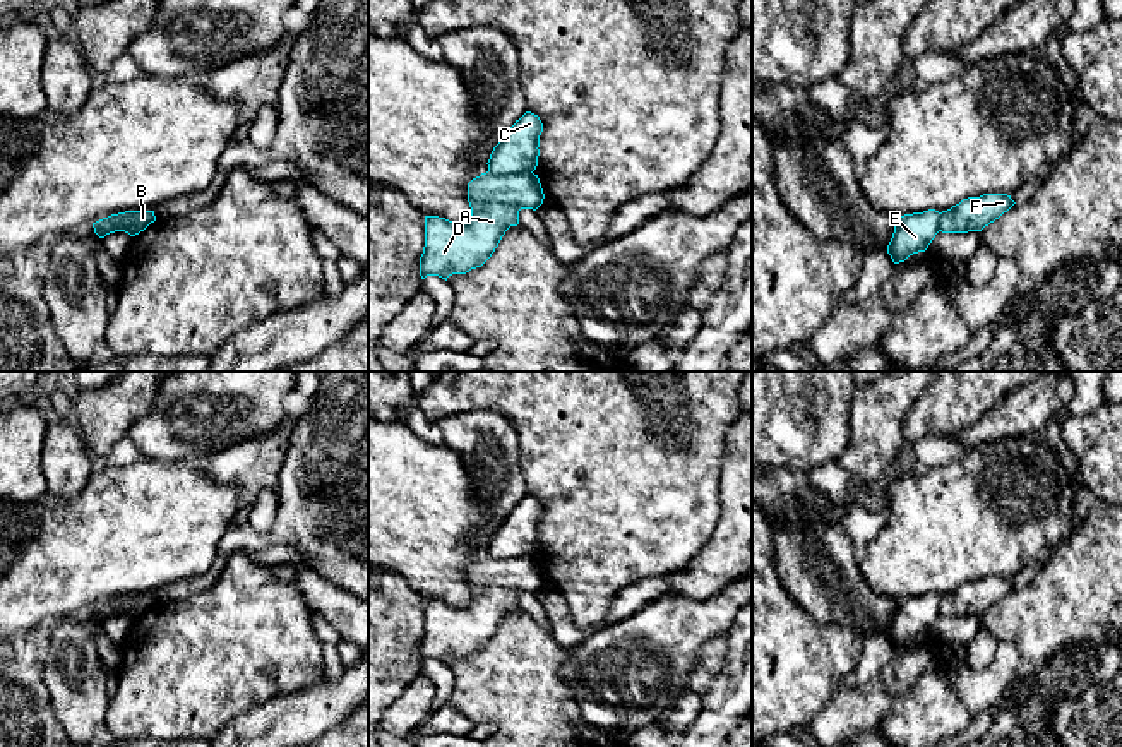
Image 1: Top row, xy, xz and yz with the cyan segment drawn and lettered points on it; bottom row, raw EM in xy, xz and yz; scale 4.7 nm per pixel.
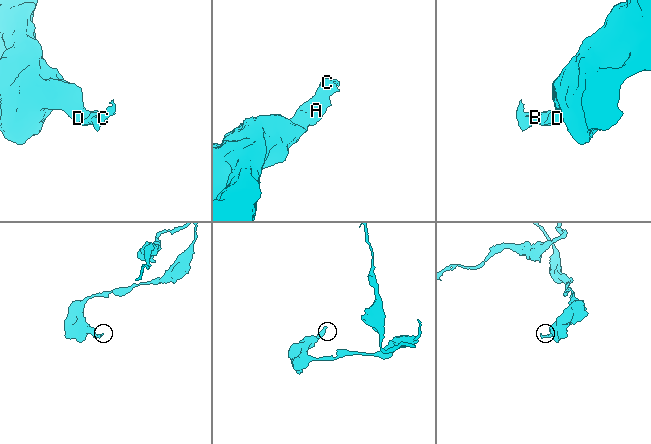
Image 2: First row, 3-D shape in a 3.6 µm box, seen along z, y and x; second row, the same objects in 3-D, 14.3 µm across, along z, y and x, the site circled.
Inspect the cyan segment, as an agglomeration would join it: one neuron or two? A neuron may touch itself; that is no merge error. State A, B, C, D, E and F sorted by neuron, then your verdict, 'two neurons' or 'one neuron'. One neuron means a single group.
A B D F / C E; two neurons

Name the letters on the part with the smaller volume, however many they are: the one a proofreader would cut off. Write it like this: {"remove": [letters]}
{"remove": ["C", "E"]}

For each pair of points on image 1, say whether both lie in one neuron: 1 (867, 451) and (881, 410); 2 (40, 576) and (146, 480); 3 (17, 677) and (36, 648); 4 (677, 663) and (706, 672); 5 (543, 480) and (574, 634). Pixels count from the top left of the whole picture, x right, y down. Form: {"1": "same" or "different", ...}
{"1": "same", "2": "same", "3": "same", "4": "different", "5": "different"}

